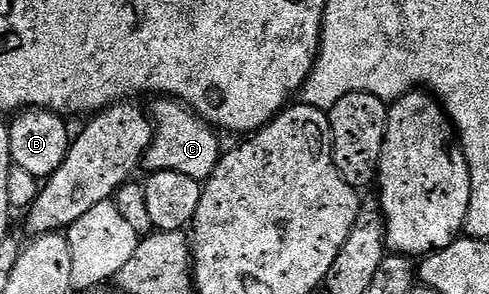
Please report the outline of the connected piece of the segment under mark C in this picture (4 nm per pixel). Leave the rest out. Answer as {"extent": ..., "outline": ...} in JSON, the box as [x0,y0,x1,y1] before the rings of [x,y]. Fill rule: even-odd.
{"extent":[143,100,222,183],"outline":[[[164,100],[154,110],[154,137],[144,154],[143,169],[148,172],[182,172],[190,180],[205,183],[212,177],[214,168],[222,157],[221,135],[209,122],[196,117],[182,102]],[[220,137],[220,138],[219,138]]]}

